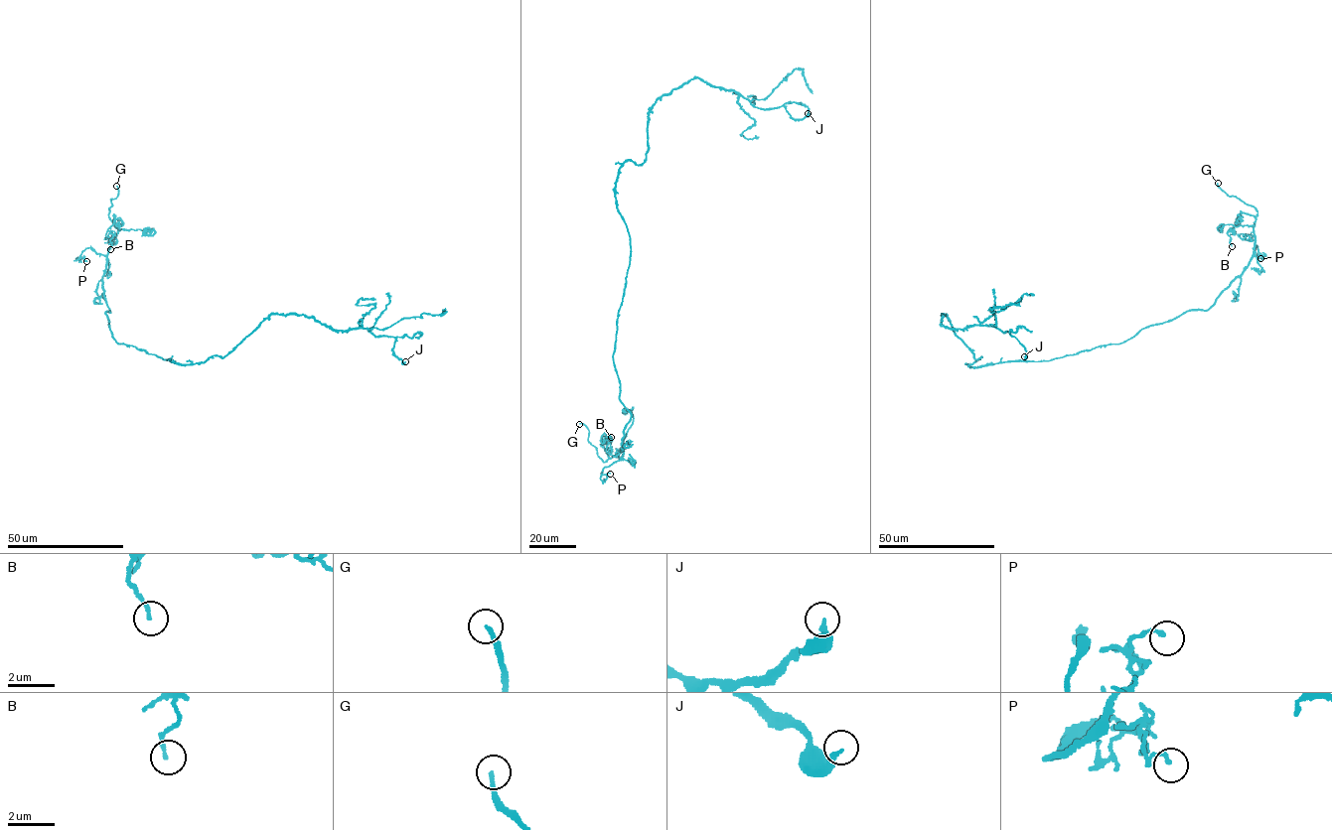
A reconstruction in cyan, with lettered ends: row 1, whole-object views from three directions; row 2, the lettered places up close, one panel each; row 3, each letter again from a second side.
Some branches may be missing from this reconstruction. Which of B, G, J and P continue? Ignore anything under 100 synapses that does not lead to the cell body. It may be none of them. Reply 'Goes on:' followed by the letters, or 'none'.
Goes on: G

